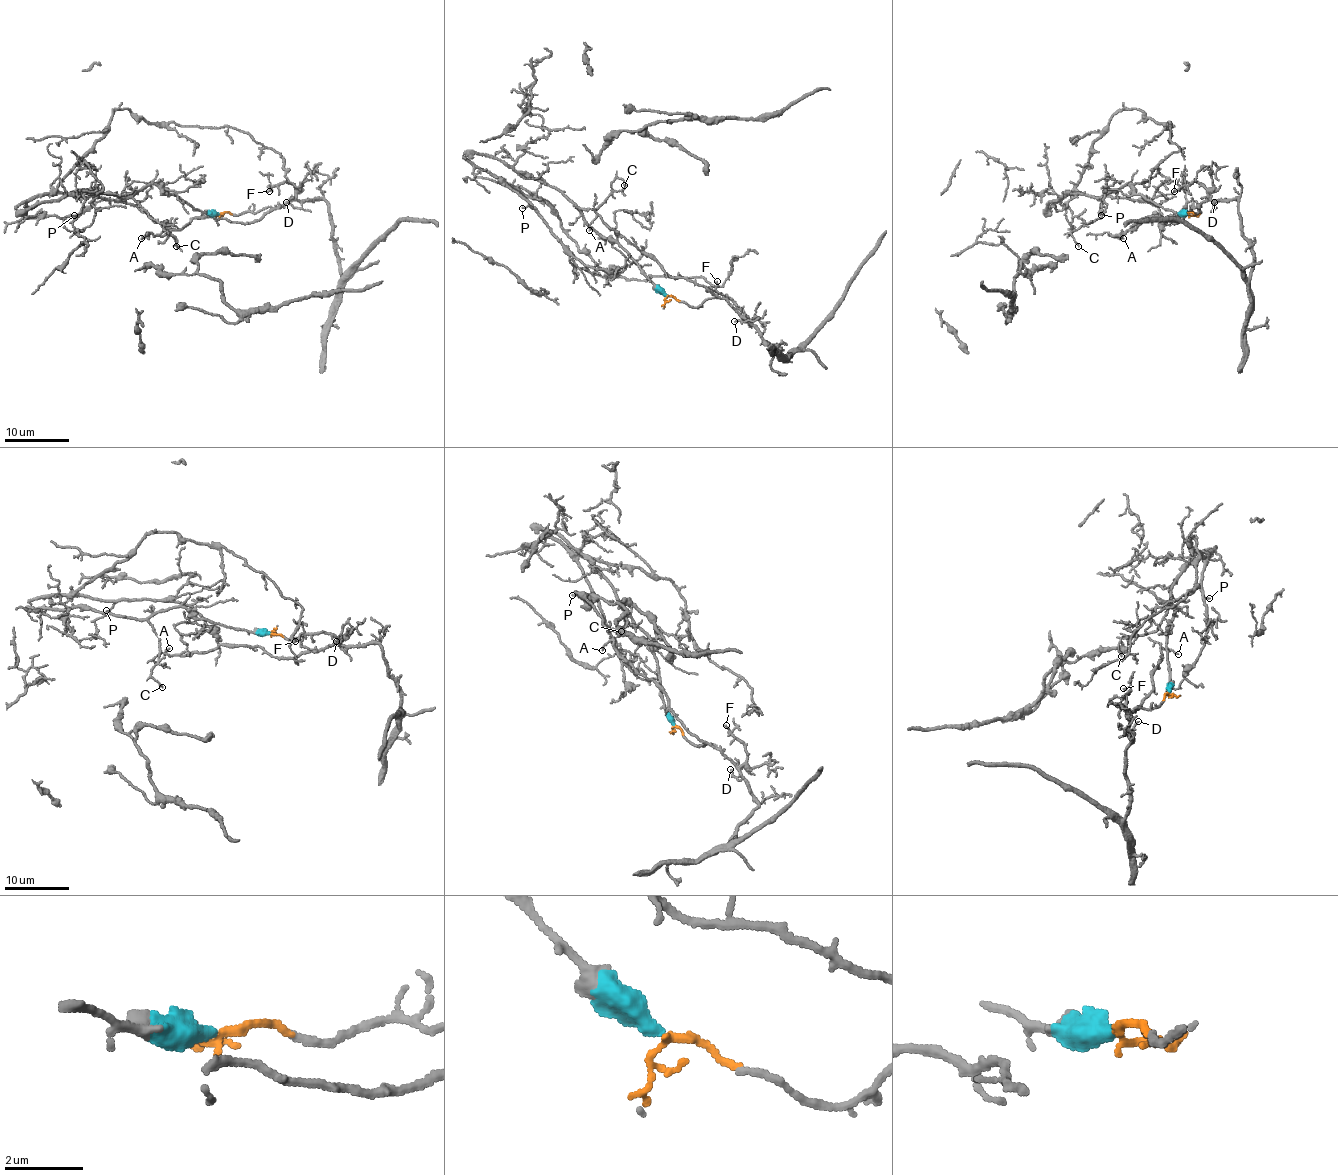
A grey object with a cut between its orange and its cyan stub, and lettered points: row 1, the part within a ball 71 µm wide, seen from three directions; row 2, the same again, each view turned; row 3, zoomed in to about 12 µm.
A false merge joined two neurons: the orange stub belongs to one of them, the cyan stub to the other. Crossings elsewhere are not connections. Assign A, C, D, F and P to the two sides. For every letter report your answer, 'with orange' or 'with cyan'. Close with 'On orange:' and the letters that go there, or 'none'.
A: with orange
C: with cyan
D: with orange
F: with orange
P: with cyan
On orange: A, D, F

